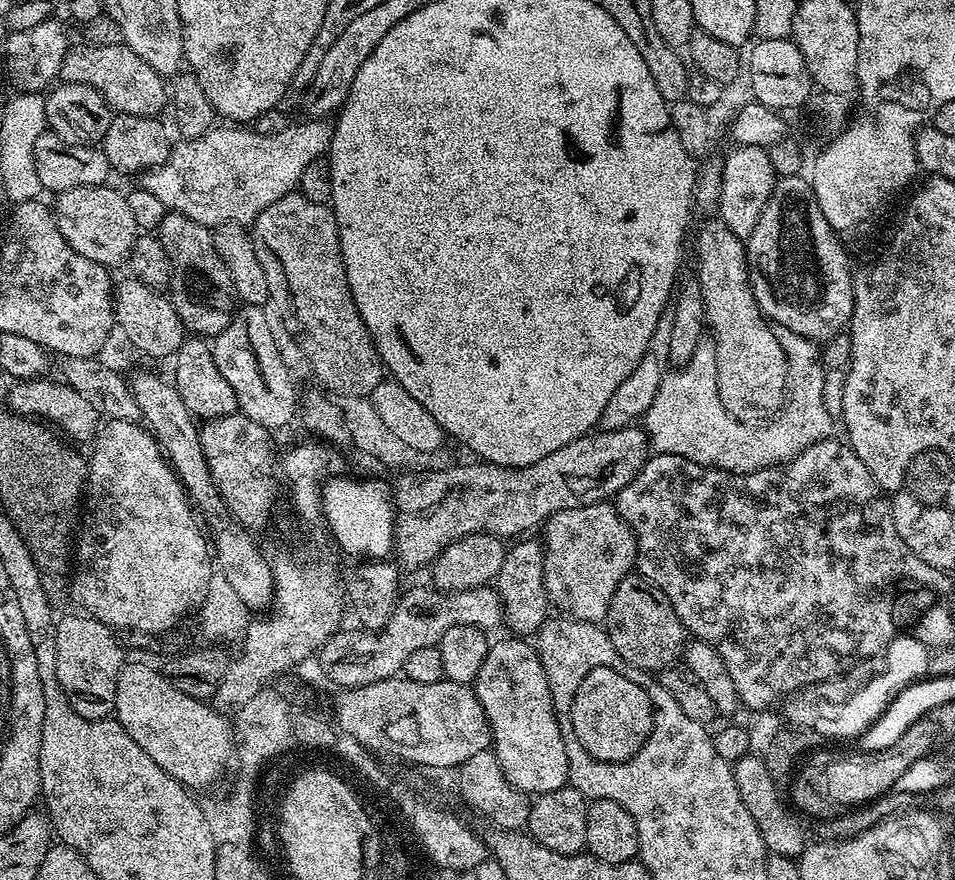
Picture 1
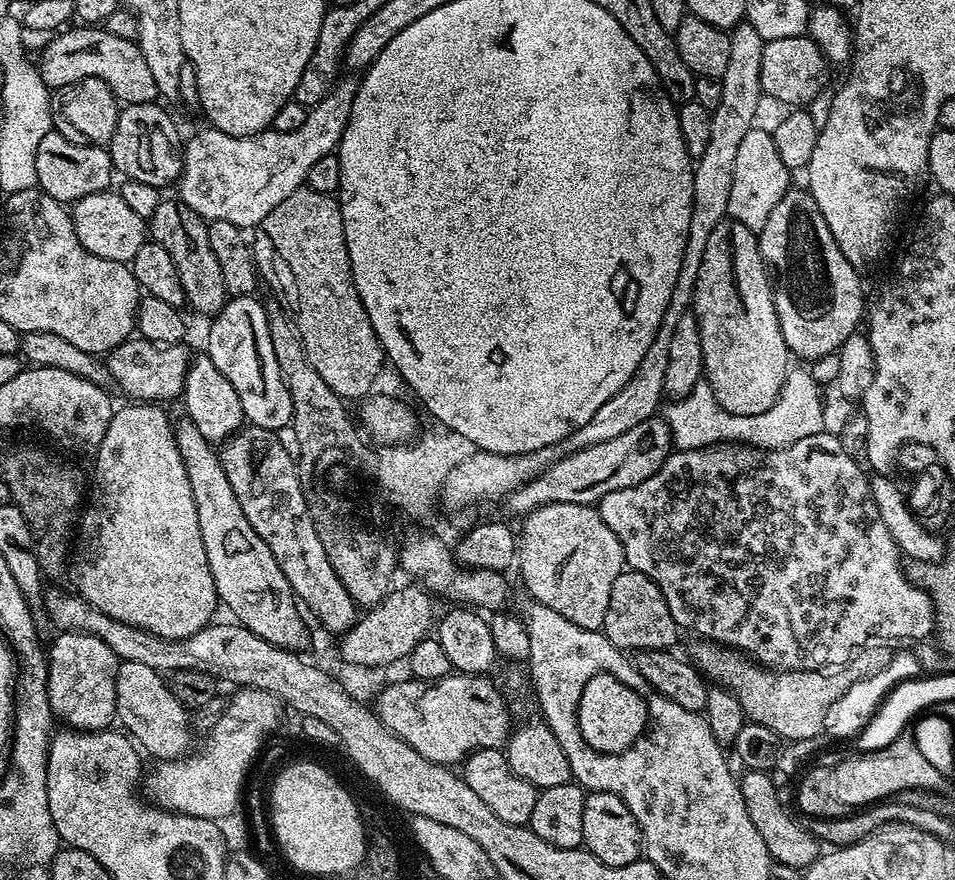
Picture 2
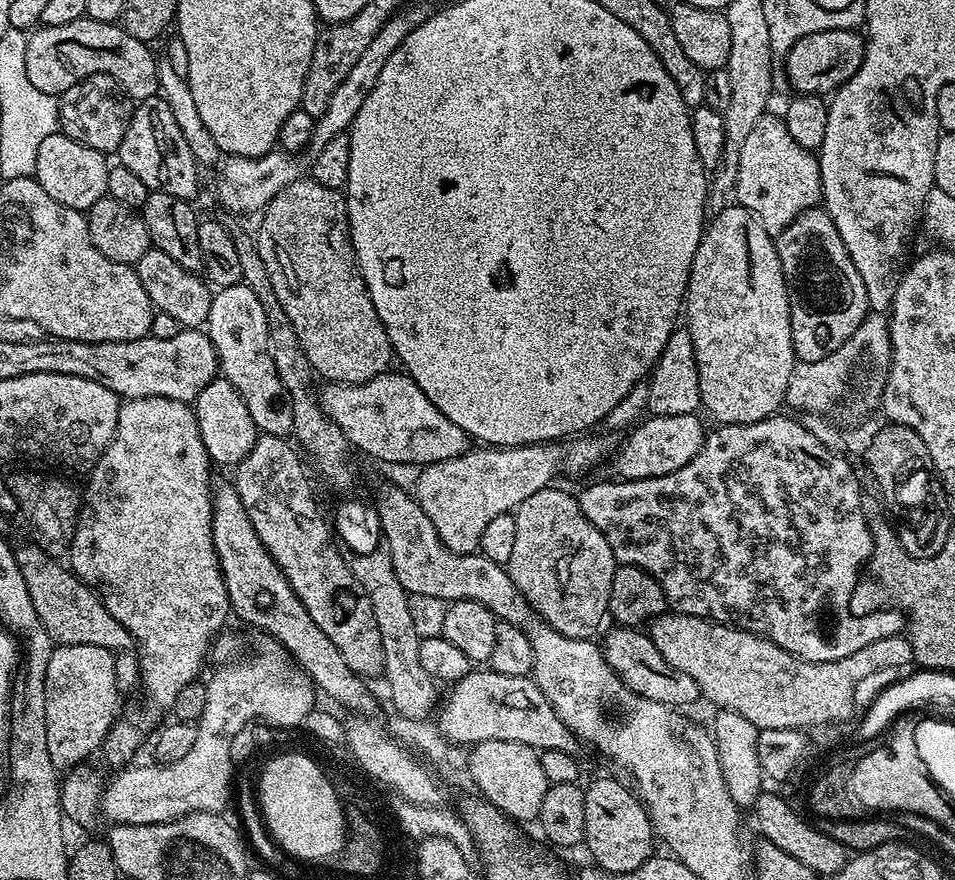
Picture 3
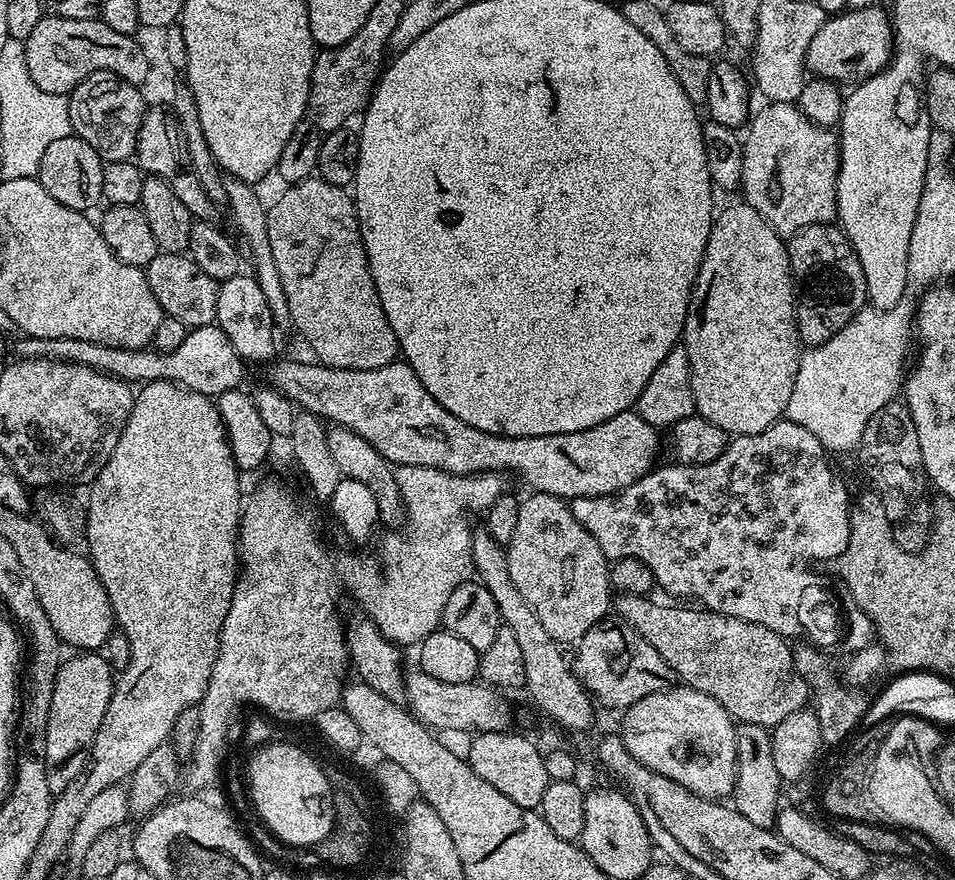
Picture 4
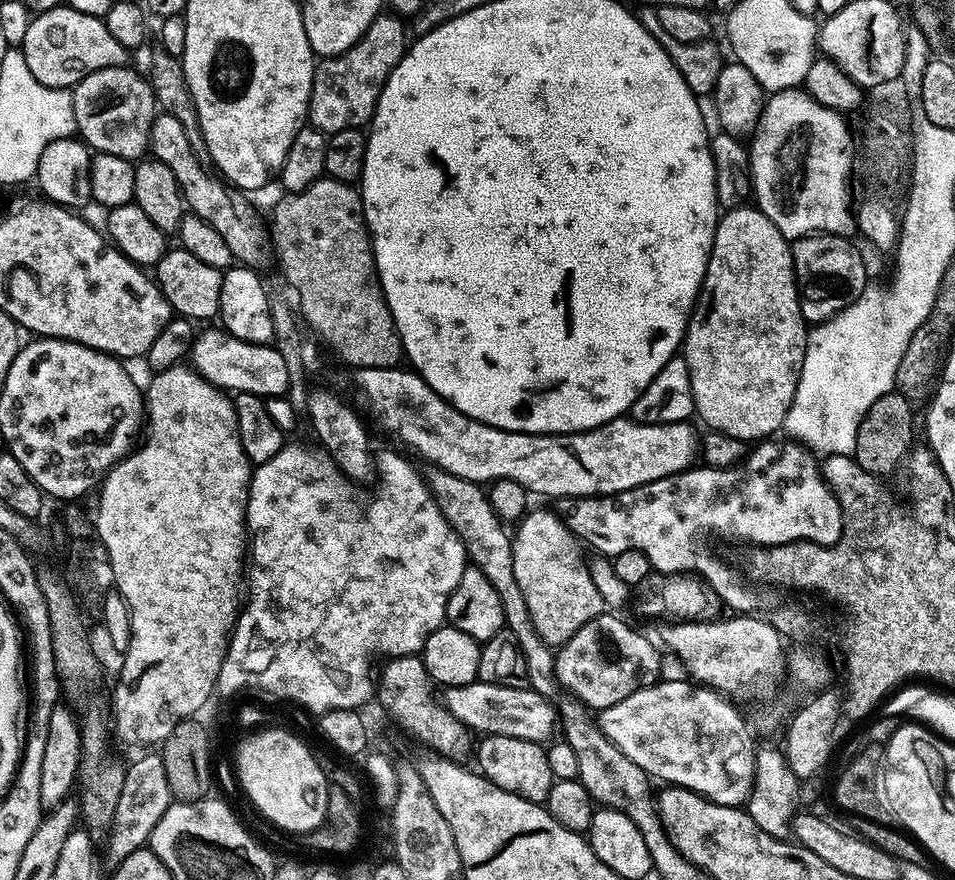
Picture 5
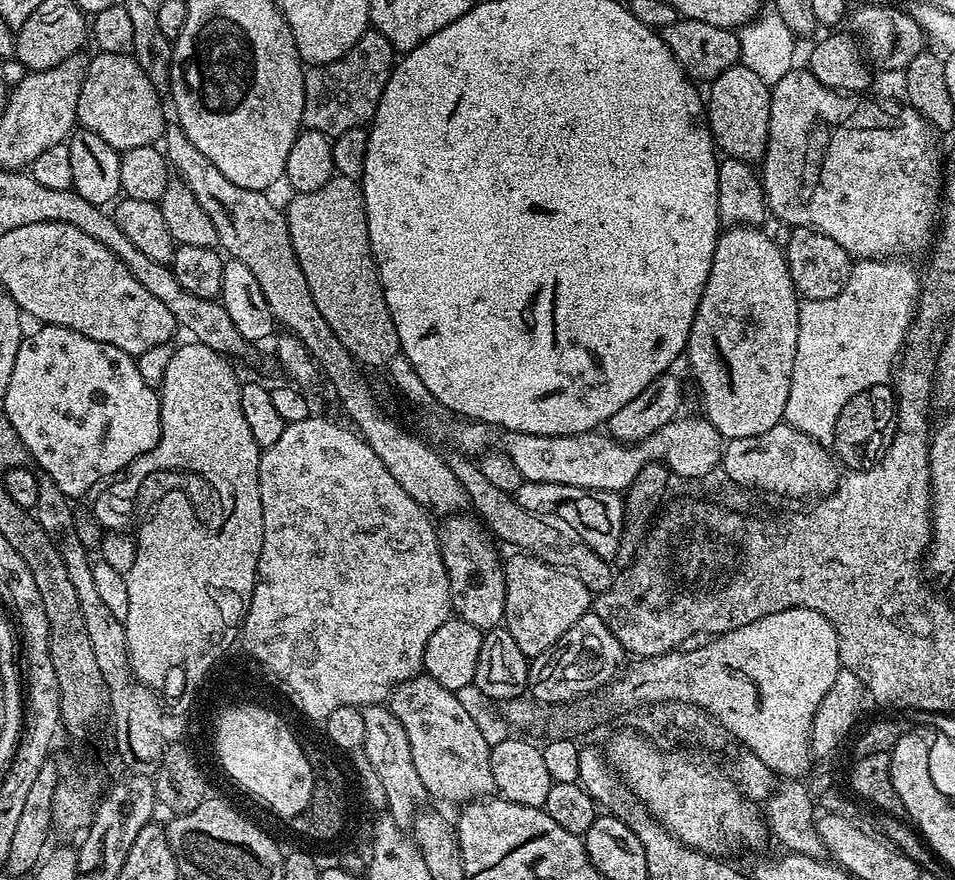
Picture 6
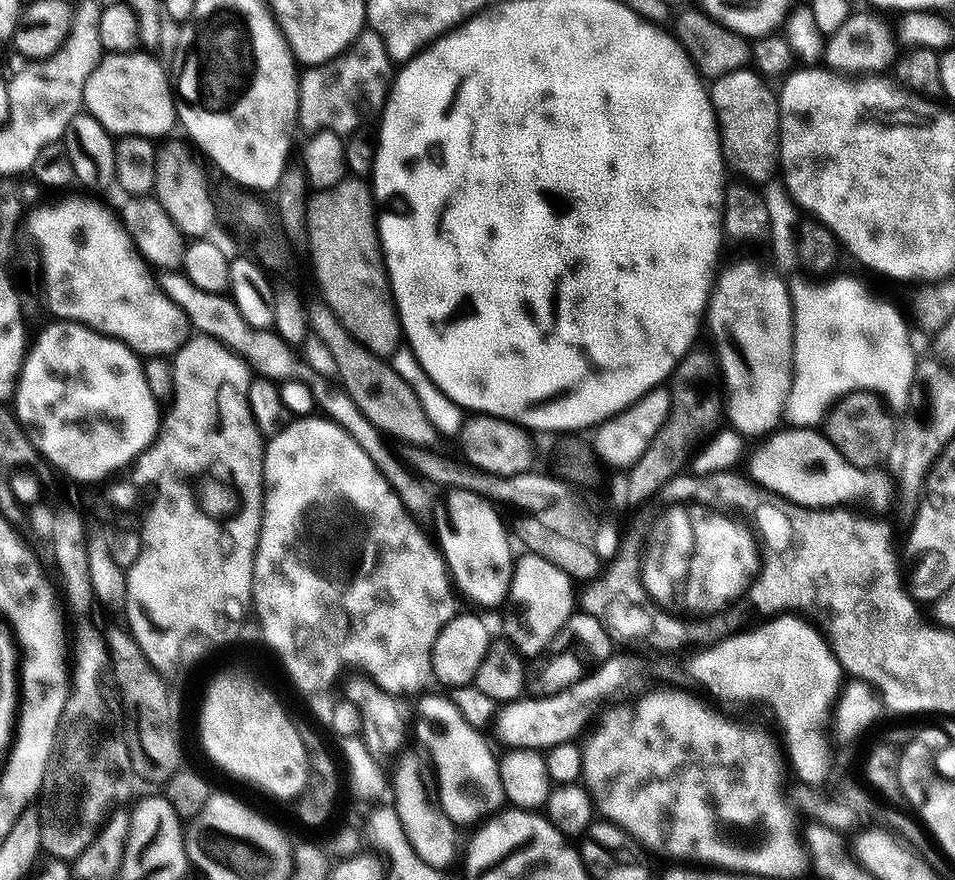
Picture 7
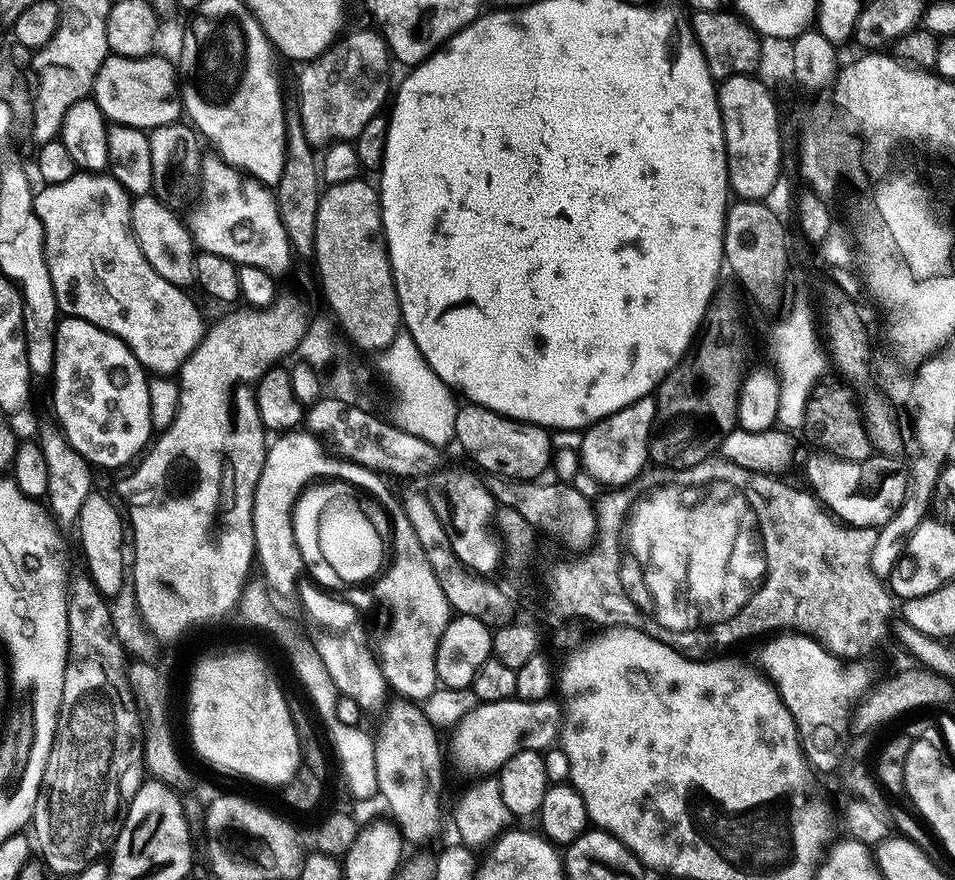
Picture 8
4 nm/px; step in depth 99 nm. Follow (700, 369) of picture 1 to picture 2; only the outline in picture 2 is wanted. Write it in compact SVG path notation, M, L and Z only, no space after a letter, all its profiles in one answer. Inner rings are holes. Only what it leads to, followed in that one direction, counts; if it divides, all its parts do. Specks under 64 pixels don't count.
M793 367L784 379L780 397L762 414L730 414L714 398L714 390L701 382L690 394L673 399L666 419L677 449L711 448L718 444L751 444L753 448L785 448L802 438L824 431L821 381L816 381L804 368Z

